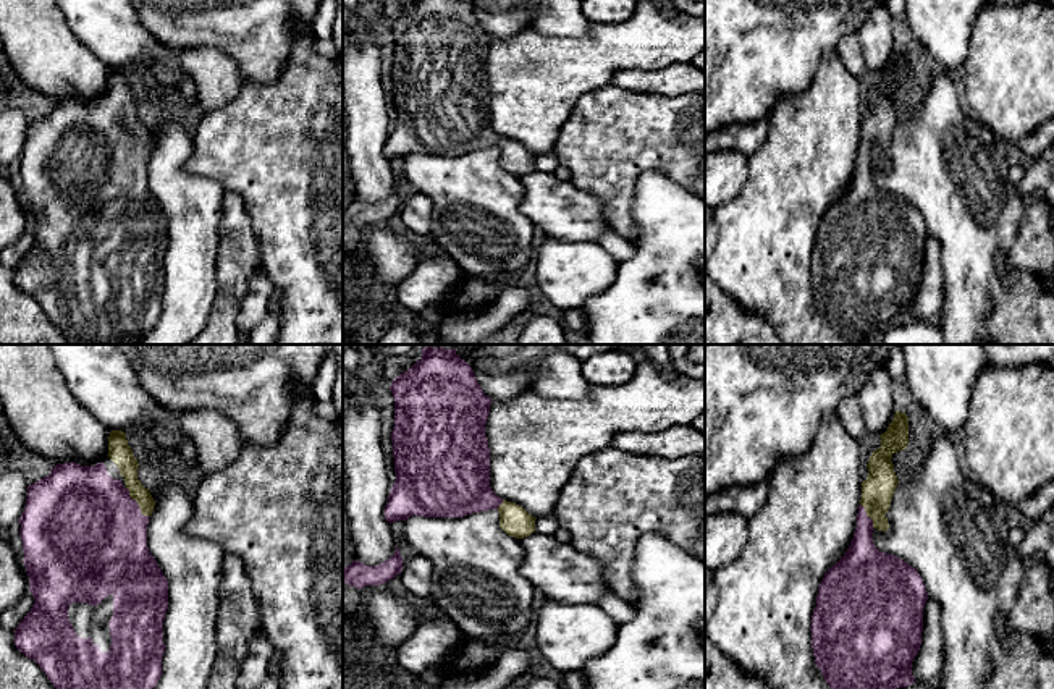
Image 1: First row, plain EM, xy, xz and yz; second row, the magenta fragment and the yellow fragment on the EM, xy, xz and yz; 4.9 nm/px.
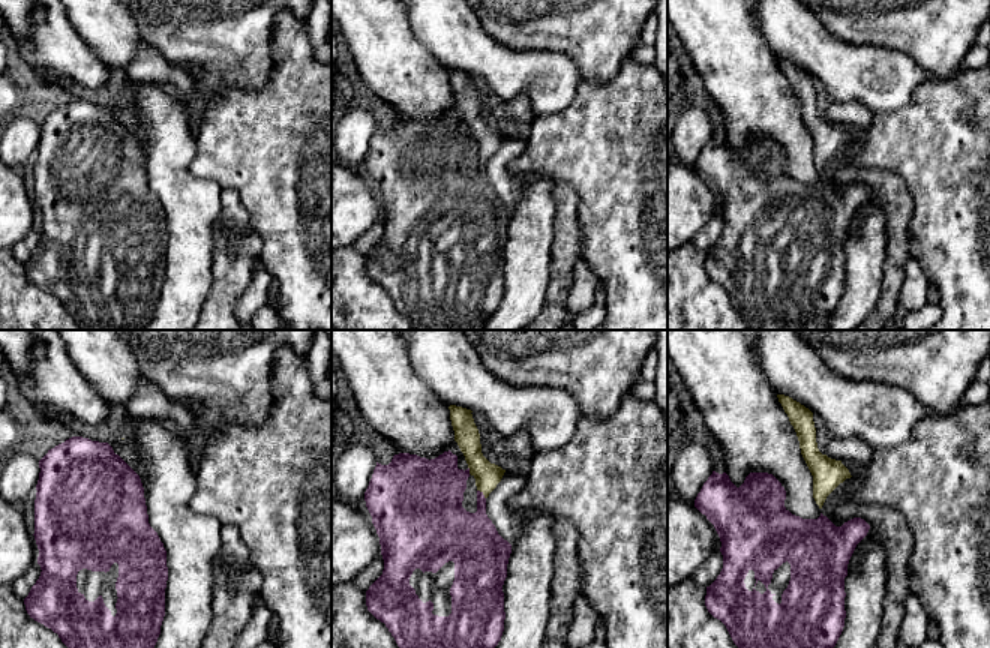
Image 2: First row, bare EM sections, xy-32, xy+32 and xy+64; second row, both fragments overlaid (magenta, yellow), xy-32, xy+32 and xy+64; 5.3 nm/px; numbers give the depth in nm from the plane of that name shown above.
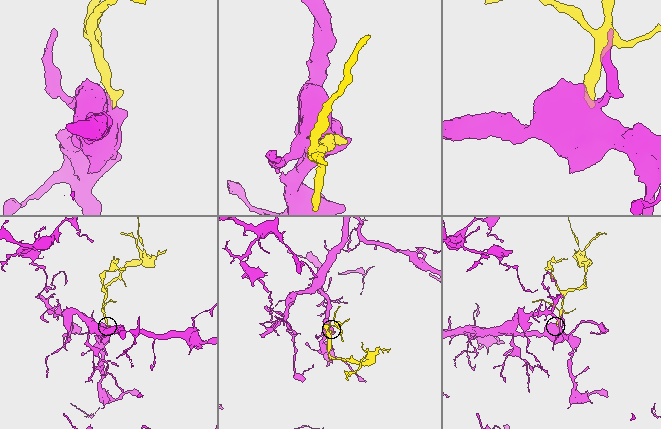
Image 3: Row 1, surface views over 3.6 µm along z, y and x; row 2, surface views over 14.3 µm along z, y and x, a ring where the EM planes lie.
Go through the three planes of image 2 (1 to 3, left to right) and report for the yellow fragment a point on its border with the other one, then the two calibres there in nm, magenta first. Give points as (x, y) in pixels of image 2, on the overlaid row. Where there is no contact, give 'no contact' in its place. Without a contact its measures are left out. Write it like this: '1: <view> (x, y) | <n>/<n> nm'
1: no contact
2: xy+32 (482, 494) | 300/140 nm
3: no contact

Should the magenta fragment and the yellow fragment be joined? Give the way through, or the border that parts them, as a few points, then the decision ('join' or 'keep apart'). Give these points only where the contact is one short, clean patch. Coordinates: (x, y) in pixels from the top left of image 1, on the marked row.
across xy (94, 531), (136, 503), (128, 464), (122, 456) | join

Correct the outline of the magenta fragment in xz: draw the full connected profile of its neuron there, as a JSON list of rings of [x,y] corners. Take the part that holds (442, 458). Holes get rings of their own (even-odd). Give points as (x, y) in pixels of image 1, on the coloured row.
[[[424,348],[422,357],[399,374],[391,387],[394,427],[391,433],[396,480],[385,506],[385,519],[411,516],[462,518],[496,509],[500,527],[511,537],[535,532],[535,519],[522,506],[500,498],[490,487],[490,448],[485,425],[491,399],[480,388],[472,367],[456,349]]]

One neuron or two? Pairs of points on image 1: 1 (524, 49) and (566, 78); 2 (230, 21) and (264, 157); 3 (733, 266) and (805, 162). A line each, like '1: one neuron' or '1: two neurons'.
1: one neuron
2: two neurons
3: one neuron

